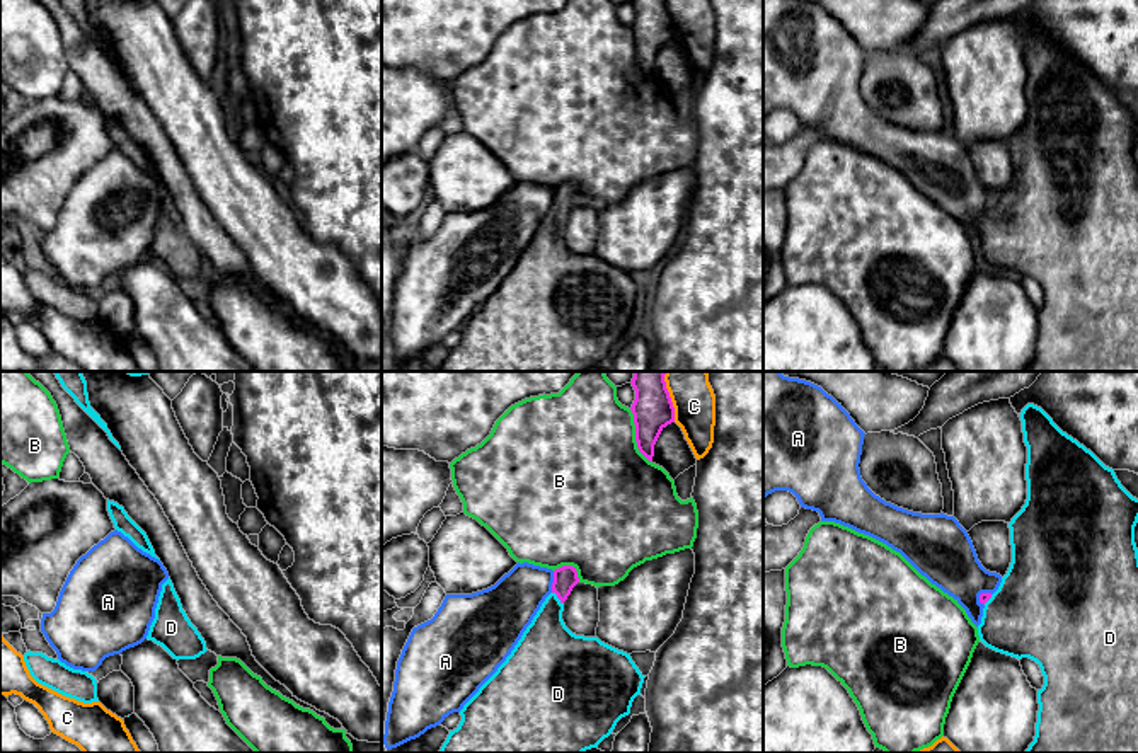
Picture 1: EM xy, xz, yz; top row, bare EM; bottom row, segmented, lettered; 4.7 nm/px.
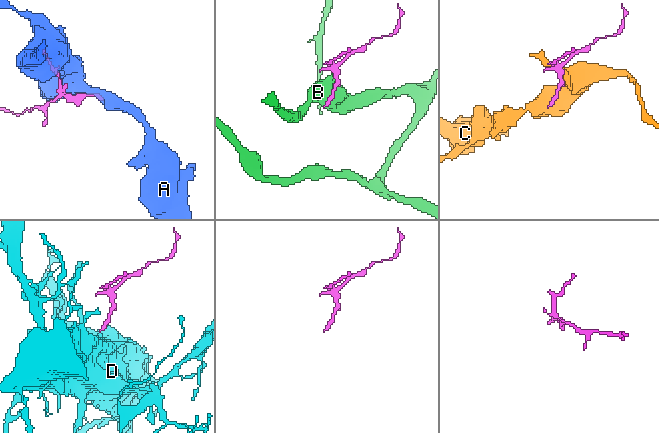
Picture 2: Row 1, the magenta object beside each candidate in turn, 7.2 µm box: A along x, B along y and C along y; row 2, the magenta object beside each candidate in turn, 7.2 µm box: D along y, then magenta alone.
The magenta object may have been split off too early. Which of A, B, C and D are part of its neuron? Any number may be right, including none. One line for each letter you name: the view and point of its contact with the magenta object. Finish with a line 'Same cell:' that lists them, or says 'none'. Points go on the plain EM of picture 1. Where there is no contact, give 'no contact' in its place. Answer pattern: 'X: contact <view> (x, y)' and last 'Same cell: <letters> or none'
D: contact xz (557, 215)
Same cell: D

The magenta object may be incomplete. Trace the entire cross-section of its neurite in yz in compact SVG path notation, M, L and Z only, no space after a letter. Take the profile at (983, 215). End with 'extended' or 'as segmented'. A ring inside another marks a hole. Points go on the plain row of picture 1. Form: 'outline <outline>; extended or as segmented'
outline M1027 22L1020 31L1020 39L1027 65L1027 118L1009 141L1010 186L993 213L980 213L980 221L985 223L981 242L978 244L980 259L997 271L1036 279L1044 295L1044 303L1037 308L1036 354L1024 371L1138 371L1138 167L1135 162L1138 118L1121 104L1112 87L1106 85L1090 68L1063 51L1041 26Z; extended

